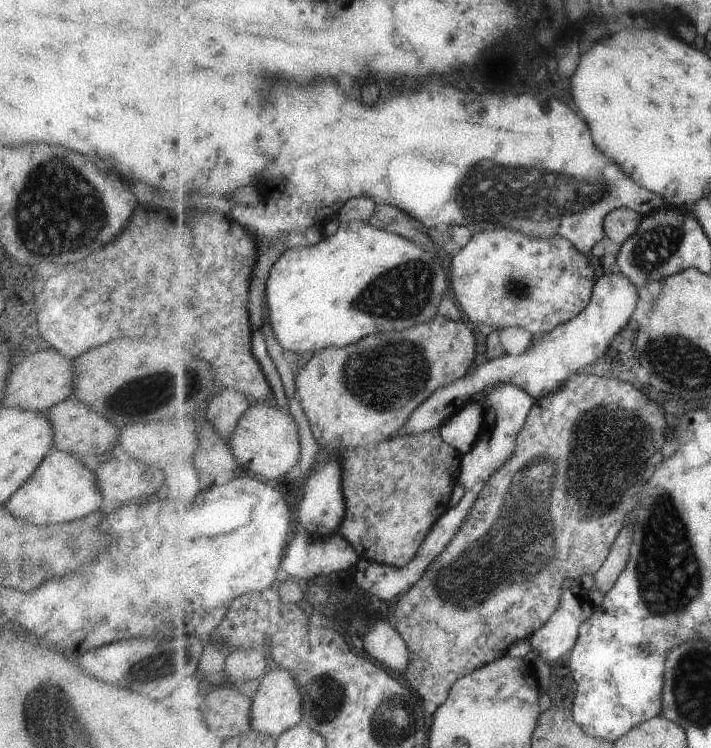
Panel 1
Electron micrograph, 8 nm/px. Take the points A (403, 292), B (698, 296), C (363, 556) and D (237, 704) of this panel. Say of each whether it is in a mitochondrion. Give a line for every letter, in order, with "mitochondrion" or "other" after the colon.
A: mitochondrion
B: other
C: other
D: other

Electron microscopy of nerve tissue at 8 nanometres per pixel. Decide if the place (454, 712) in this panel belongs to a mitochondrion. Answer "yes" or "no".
no

